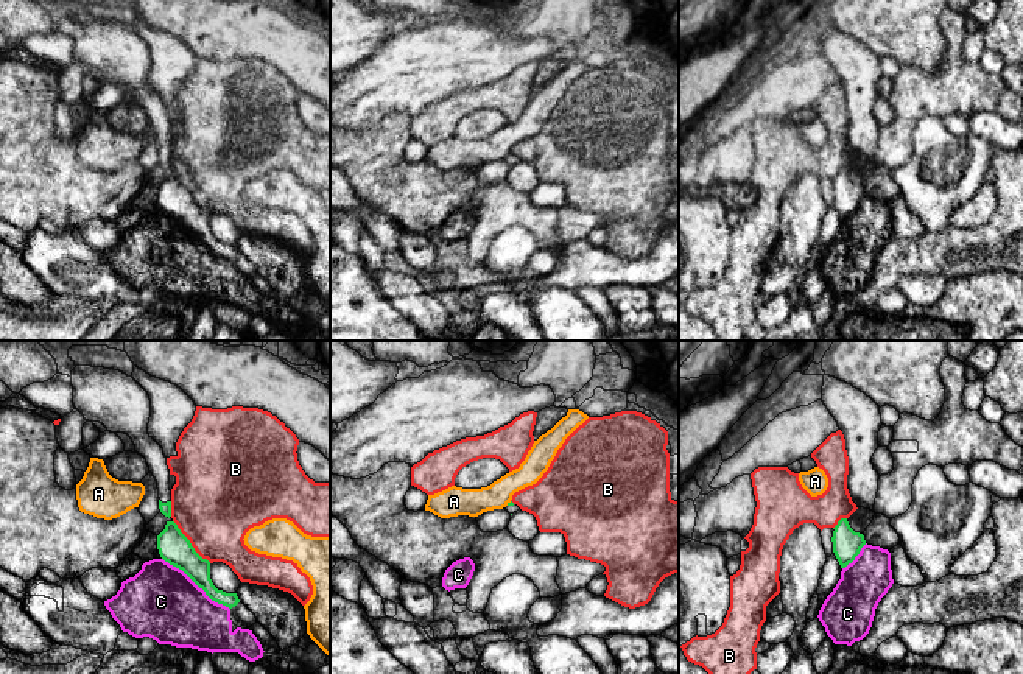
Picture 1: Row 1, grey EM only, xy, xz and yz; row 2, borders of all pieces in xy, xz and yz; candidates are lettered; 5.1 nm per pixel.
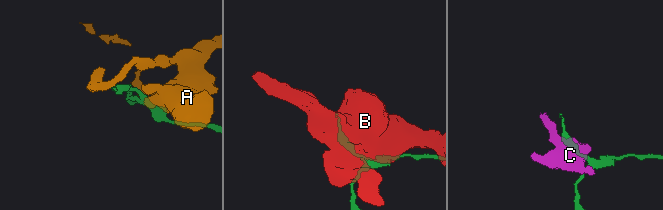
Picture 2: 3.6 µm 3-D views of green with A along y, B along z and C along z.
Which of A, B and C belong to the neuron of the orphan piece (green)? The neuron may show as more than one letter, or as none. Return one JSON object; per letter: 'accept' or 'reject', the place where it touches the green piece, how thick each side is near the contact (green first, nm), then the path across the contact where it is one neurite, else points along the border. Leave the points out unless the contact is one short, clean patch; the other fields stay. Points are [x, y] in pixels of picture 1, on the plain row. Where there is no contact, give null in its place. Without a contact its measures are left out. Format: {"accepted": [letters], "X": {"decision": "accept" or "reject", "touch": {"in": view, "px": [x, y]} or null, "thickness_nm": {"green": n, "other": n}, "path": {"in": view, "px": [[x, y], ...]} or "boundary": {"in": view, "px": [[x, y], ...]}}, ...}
{"accepted": [], "A": {"decision": "reject", "touch": {"in": "xz", "px": [508, 154]}, "thickness_nm": {"green": 20, "other": 140}}, "B": {"decision": "reject", "touch": {"in": "xy", "px": [190, 195]}, "thickness_nm": {"green": 160, "other": 440}}, "C": {"decision": "reject", "touch": {"in": "xy", "px": [196, 235]}, "thickness_nm": {"green": 160, "other": 380}}}

